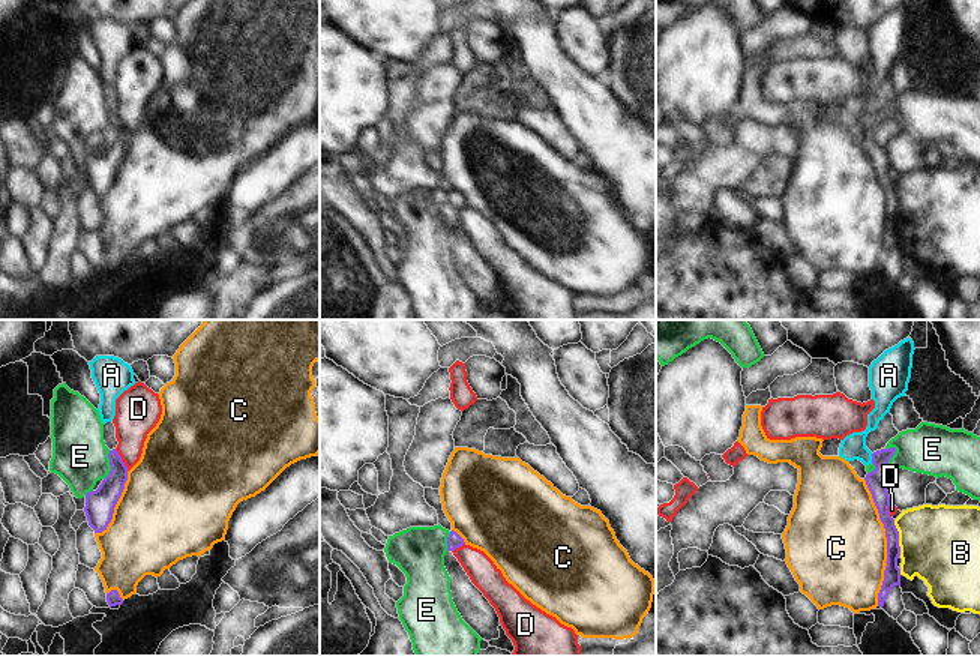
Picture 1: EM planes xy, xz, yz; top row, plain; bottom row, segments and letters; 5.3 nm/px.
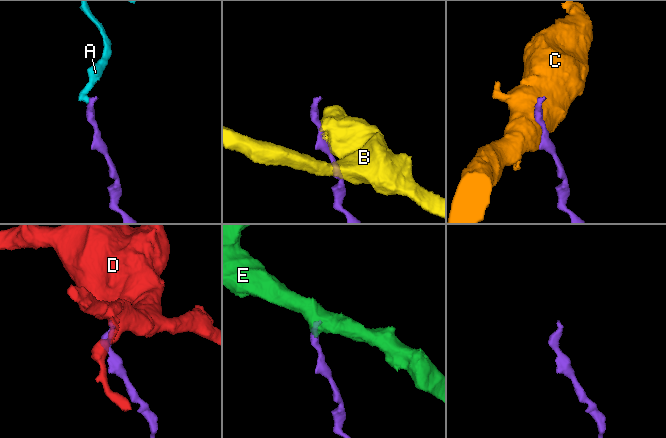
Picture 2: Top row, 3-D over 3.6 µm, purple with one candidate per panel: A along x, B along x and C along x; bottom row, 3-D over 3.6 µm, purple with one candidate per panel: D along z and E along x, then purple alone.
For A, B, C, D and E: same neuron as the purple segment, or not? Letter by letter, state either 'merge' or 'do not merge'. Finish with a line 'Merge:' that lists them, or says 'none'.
A: merge
B: do not merge
C: do not merge
D: do not merge
E: do not merge
Merge: A

